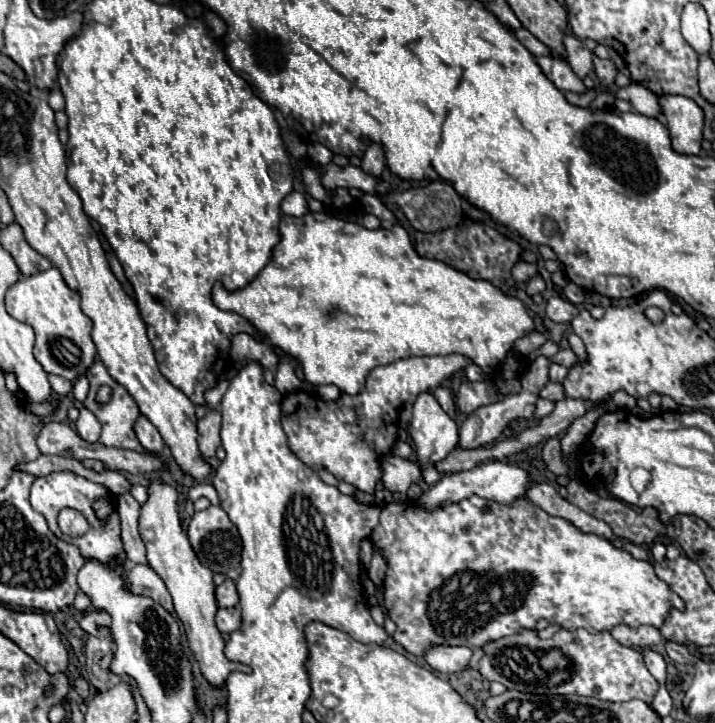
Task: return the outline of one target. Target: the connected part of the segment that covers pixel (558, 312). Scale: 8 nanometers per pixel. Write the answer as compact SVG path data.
M552 297L546 305L546 315L556 323L570 323L578 315L578 307L562 297Z

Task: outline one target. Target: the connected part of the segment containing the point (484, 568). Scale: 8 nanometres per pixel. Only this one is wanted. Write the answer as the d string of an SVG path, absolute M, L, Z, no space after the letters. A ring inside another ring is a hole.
M474 495L474 497L462 499L460 503L438 507L434 511L418 509L410 501L390 503L382 509L380 523L372 531L370 539L372 539L374 547L384 551L384 557L388 561L388 569L386 569L386 577L384 577L384 605L388 609L388 615L396 623L396 631L394 631L392 639L398 645L402 645L410 655L416 655L416 657L424 657L424 653L426 653L426 649L430 649L430 645L466 645L470 649L476 649L476 647L486 645L486 641L498 641L502 637L510 637L514 633L520 633L522 629L534 629L534 625L540 619L546 619L546 621L556 623L562 629L570 629L570 631L574 631L574 629L612 631L618 625L626 625L630 629L638 629L640 625L652 625L652 627L660 629L664 619L670 615L670 609L684 609L684 601L676 593L670 593L670 587L662 579L656 577L650 561L634 559L630 553L616 549L610 541L606 541L598 535L592 535L592 533L582 533L574 525L570 525L568 521L564 521L560 517L552 517L546 511L542 511L538 505L534 505L532 501L524 501L524 499L520 499L508 507L508 505L500 505L496 501L482 499L482 497Z

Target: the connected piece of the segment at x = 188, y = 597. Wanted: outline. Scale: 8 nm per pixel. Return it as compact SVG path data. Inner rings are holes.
M148 479L146 489L148 489L148 501L142 503L142 507L140 507L138 531L146 545L148 563L162 577L162 581L166 583L166 587L174 599L176 615L184 627L184 633L188 637L188 645L190 645L192 653L200 663L200 671L212 685L220 687L220 685L224 685L226 677L234 669L236 671L250 671L250 669L246 665L228 661L224 655L224 639L214 623L214 615L216 615L218 607L216 607L216 599L214 599L212 571L206 569L198 561L198 557L182 529L180 513L178 513L178 491L172 485L164 485L160 479Z

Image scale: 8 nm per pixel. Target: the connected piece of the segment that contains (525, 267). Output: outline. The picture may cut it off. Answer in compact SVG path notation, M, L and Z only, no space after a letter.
M518 261L514 267L512 267L512 277L514 281L528 281L532 275L536 275L536 265L534 263L526 263L526 261Z

